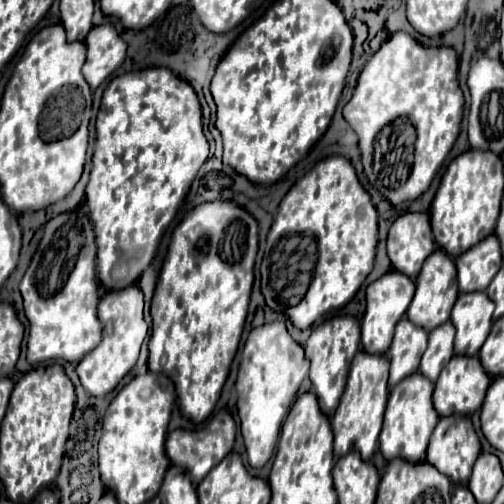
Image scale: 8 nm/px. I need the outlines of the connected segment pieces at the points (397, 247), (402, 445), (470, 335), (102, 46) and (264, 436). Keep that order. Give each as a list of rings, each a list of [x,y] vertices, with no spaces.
[[[409,212],[393,222],[387,238],[387,254],[397,272],[415,280],[433,250],[435,240],[427,214]]]
[[[415,372],[413,376],[409,376],[409,380],[401,380],[401,384],[397,384],[397,388],[391,390],[387,410],[385,410],[383,430],[379,436],[379,448],[381,448],[381,454],[385,456],[385,460],[403,458],[413,464],[425,460],[431,432],[435,430],[435,426],[439,422],[439,416],[431,402],[433,388],[435,388],[435,384],[431,380],[427,380],[425,376]]]
[[[461,292],[453,306],[451,322],[457,328],[455,354],[477,356],[493,324],[493,302],[485,292]]]
[[[95,26],[87,40],[87,62],[83,76],[91,90],[97,90],[125,60],[127,44],[117,36],[111,26]]]
[[[281,320],[249,332],[235,388],[237,388],[237,414],[241,420],[241,434],[245,438],[249,464],[253,468],[263,468],[275,454],[283,420],[287,418],[297,398],[297,390],[305,380],[307,372],[309,360],[305,358],[303,348],[289,336]]]

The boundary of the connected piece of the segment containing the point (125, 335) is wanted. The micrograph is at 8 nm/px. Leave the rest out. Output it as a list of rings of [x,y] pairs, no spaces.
[[[137,286],[125,288],[125,292],[107,292],[97,308],[97,316],[103,328],[101,344],[91,350],[79,364],[77,374],[83,388],[91,396],[105,396],[117,388],[139,358],[141,344],[147,336],[147,324],[143,320],[143,294]]]

